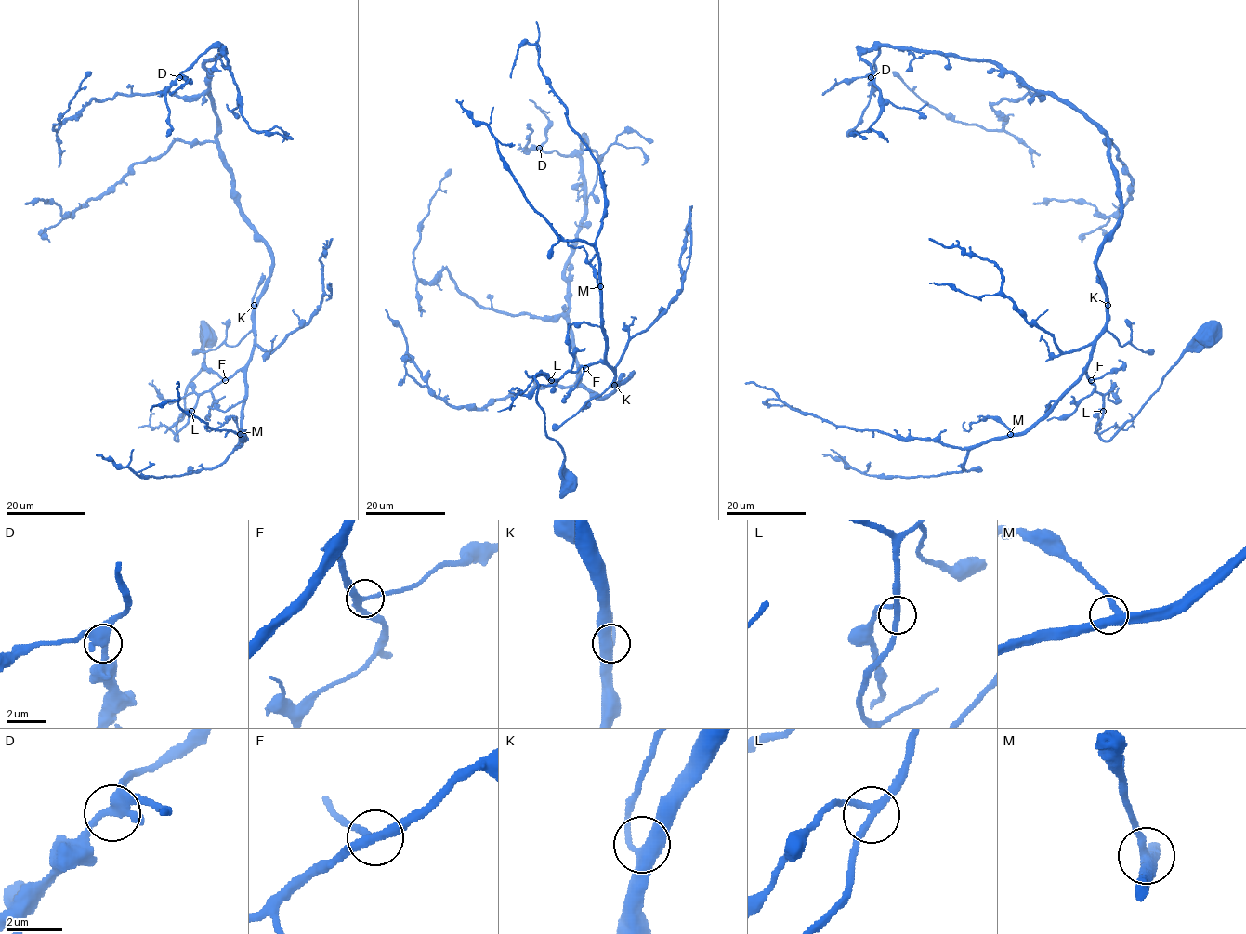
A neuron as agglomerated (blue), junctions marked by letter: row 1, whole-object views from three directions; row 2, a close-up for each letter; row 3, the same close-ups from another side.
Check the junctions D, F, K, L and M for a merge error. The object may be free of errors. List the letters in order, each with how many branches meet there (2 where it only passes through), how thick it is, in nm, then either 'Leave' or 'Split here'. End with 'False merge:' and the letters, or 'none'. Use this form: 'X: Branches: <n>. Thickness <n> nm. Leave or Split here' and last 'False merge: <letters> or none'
D: Branches: 3. Thickness 360 nm. Leave
F: Branches: 3. Thickness 280 nm. Leave
K: Branches: 3. Thickness 400 nm. Leave
L: Branches: 3. Thickness 240 nm. Leave
M: Branches: 3. Thickness 400 nm. Leave
False merge: none

